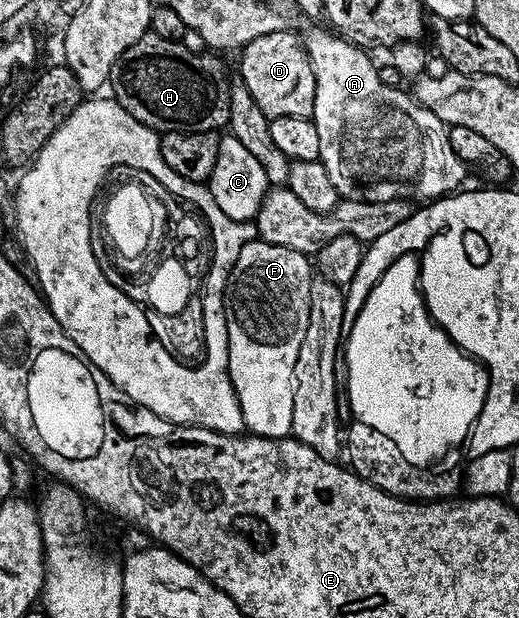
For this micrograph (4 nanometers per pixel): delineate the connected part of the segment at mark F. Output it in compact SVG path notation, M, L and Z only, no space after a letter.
M251 239L241 248L229 272L223 298L223 316L229 340L229 378L243 411L245 429L254 437L287 437L292 434L295 359L299 359L299 347L303 344L303 335L307 335L307 315L311 315L311 283L314 276L314 266L306 254L260 239Z

